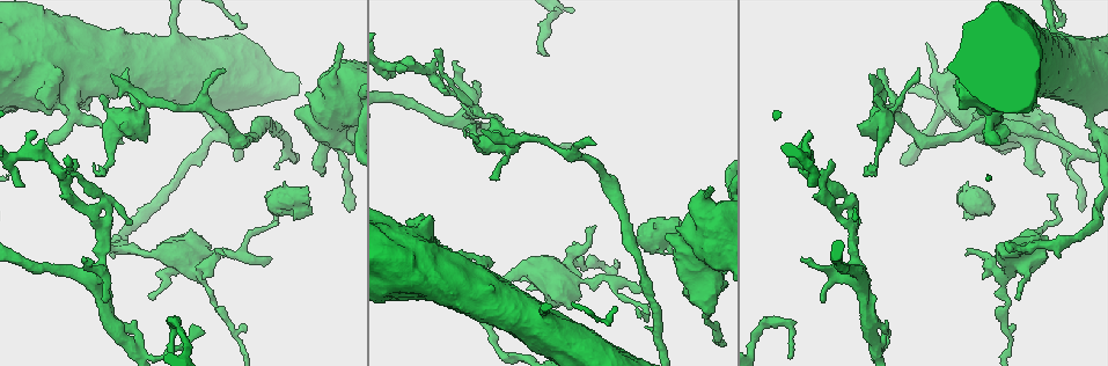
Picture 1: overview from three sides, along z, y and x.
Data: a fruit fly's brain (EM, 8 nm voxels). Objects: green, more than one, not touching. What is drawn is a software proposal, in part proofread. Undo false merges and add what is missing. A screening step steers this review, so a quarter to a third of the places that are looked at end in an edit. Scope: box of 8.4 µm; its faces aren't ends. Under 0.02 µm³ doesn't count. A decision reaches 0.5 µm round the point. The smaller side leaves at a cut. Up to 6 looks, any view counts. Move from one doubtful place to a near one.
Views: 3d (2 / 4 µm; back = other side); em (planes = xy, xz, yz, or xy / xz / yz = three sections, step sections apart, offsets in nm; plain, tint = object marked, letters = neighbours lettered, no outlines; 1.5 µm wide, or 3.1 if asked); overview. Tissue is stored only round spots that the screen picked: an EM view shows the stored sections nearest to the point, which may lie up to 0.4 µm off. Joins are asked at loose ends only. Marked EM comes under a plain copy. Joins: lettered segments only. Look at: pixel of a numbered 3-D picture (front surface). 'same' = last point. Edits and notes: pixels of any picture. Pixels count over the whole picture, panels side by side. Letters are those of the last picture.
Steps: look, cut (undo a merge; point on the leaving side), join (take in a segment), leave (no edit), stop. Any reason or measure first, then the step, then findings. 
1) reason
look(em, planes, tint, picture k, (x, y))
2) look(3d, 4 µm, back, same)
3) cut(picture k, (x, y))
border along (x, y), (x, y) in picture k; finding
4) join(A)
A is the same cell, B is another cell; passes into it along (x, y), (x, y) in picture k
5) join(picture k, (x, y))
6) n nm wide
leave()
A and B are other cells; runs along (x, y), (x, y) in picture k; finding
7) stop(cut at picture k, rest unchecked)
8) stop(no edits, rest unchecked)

an open end
look(em, planes, letters, picture 1, (1041, 175))

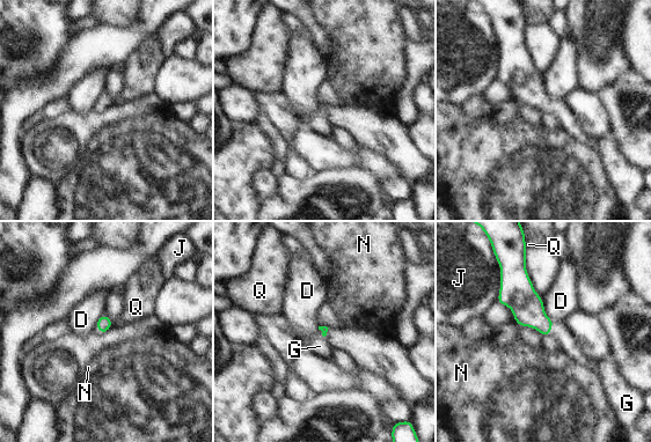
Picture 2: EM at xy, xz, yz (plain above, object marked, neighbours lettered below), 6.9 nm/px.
join(G)
G is the same cell, D, J, N and Q are other cells; it goes on there

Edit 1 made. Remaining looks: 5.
redraw
look(overview)

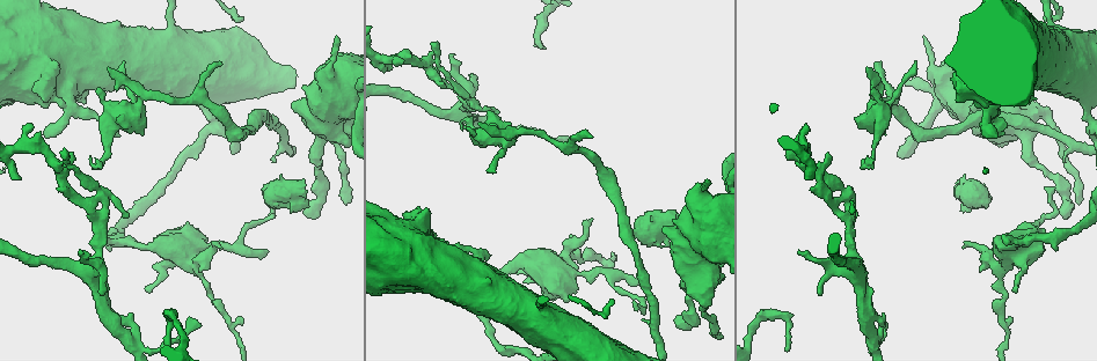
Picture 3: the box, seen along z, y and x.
tapers out
look(3d, 2 µm, picture 3, (201, 324))

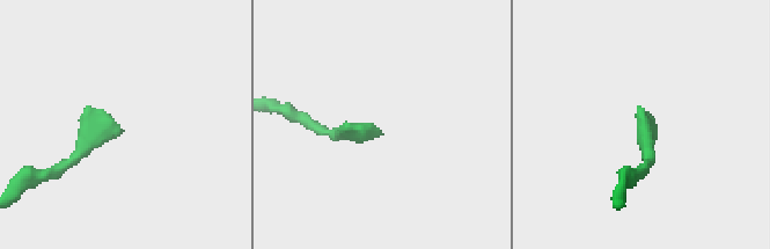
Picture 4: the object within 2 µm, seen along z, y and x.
look(em, planes, tint, picture 4, (649, 128))

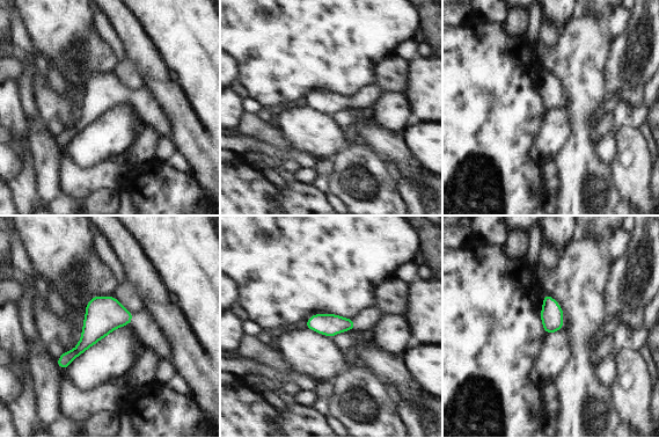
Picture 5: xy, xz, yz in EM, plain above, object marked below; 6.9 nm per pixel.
look(em, planes, letters, same)

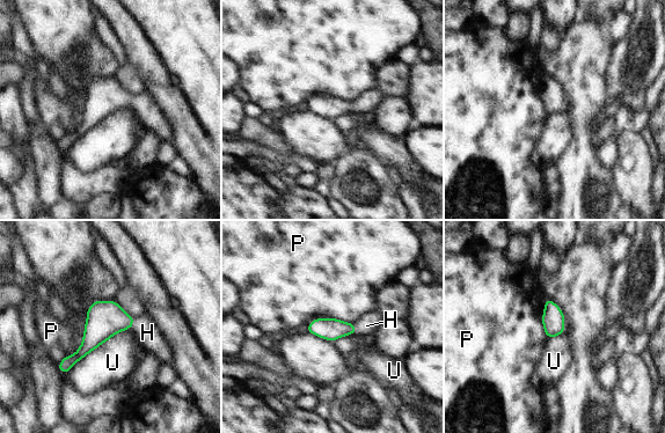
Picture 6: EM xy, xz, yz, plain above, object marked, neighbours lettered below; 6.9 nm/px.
join(H)
H is the same cell, P and U are other cells; passes into it along (330, 329), (356, 329), (366, 325) in picture 6; the neuron continues

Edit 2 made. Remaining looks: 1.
branch stops here
look(em, planes, letters, picture 3, (402, 61))

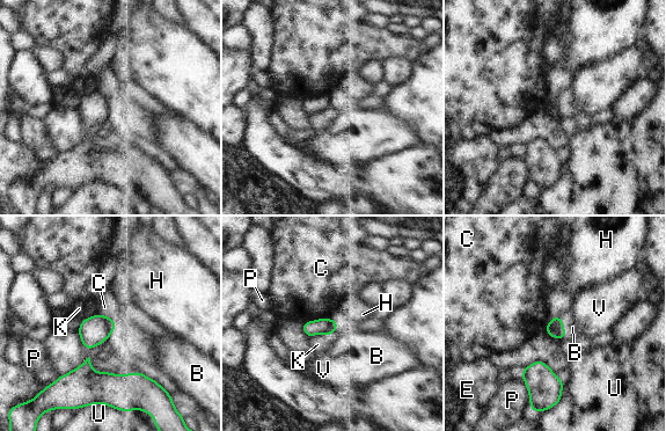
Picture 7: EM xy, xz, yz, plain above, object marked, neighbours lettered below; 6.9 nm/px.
110 nm wide; C touches over 240 nm
leave()
B, C, E, H, K, P, U and V are other cells; no lettered segment goes on from it

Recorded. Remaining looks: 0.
stop(join at picture 2, join at picture 6, rest unchecked)

